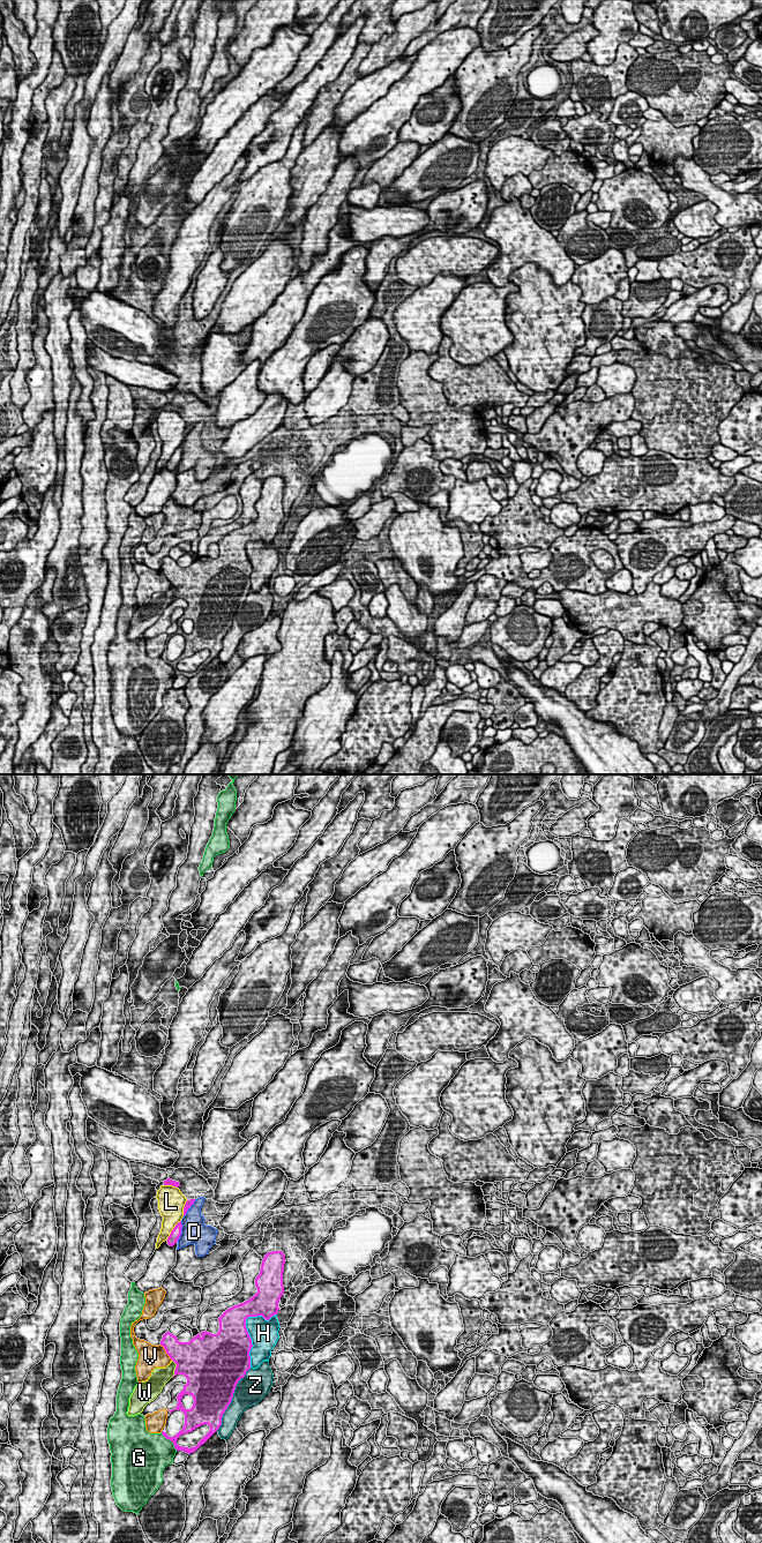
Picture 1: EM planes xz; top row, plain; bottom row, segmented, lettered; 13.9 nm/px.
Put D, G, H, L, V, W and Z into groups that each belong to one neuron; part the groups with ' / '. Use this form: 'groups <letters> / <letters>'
groups D / G / H / L / V / W / Z

